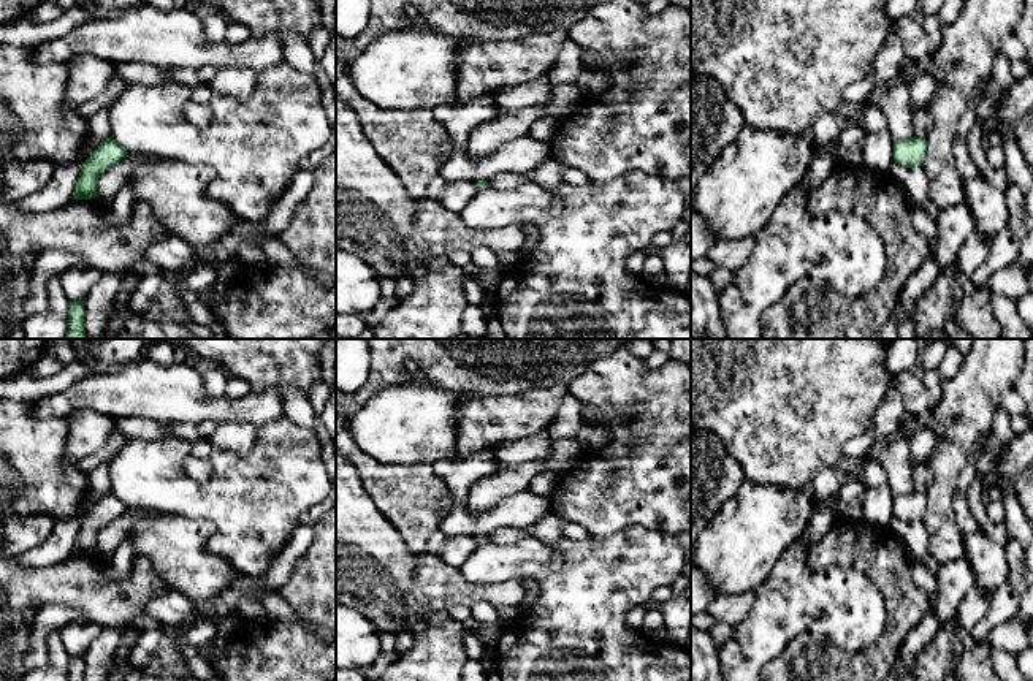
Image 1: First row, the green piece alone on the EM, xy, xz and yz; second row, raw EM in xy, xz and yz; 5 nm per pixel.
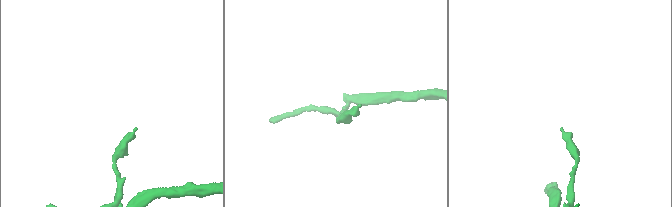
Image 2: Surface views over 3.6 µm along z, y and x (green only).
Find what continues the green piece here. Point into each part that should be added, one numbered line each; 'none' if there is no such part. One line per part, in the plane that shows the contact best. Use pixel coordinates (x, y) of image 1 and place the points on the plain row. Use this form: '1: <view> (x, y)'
none

